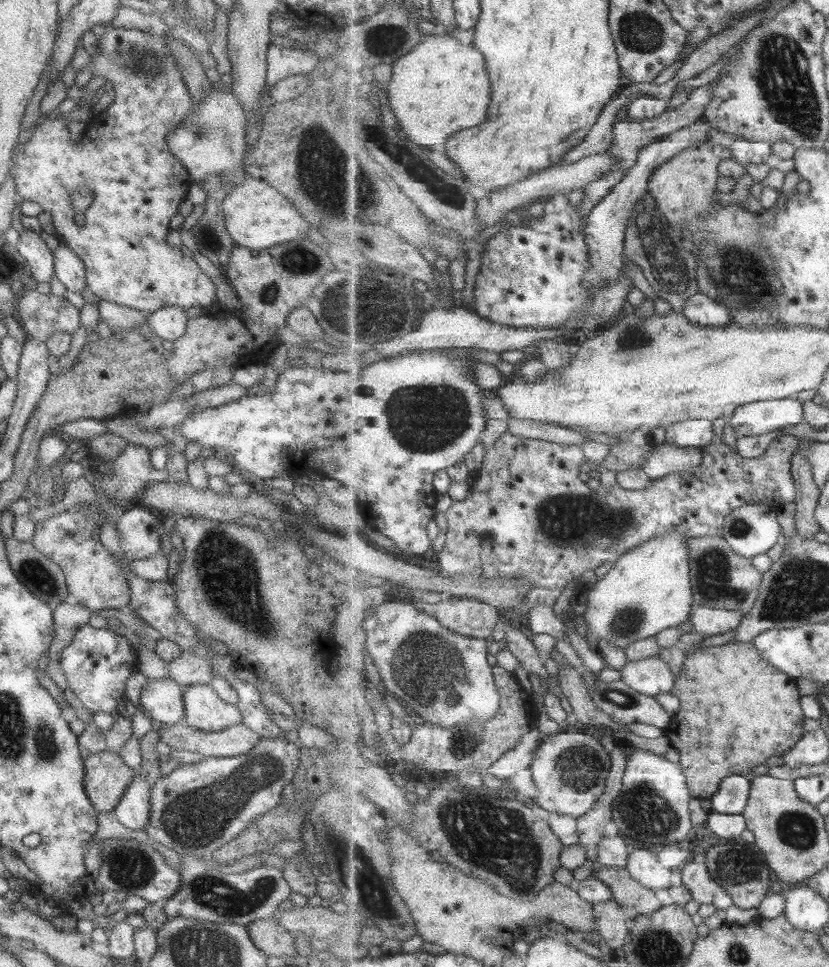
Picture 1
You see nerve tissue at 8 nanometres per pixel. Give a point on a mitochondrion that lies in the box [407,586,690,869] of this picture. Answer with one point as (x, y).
(643, 811)

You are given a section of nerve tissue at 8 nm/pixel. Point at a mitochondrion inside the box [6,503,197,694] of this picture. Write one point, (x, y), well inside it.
(40, 577)

